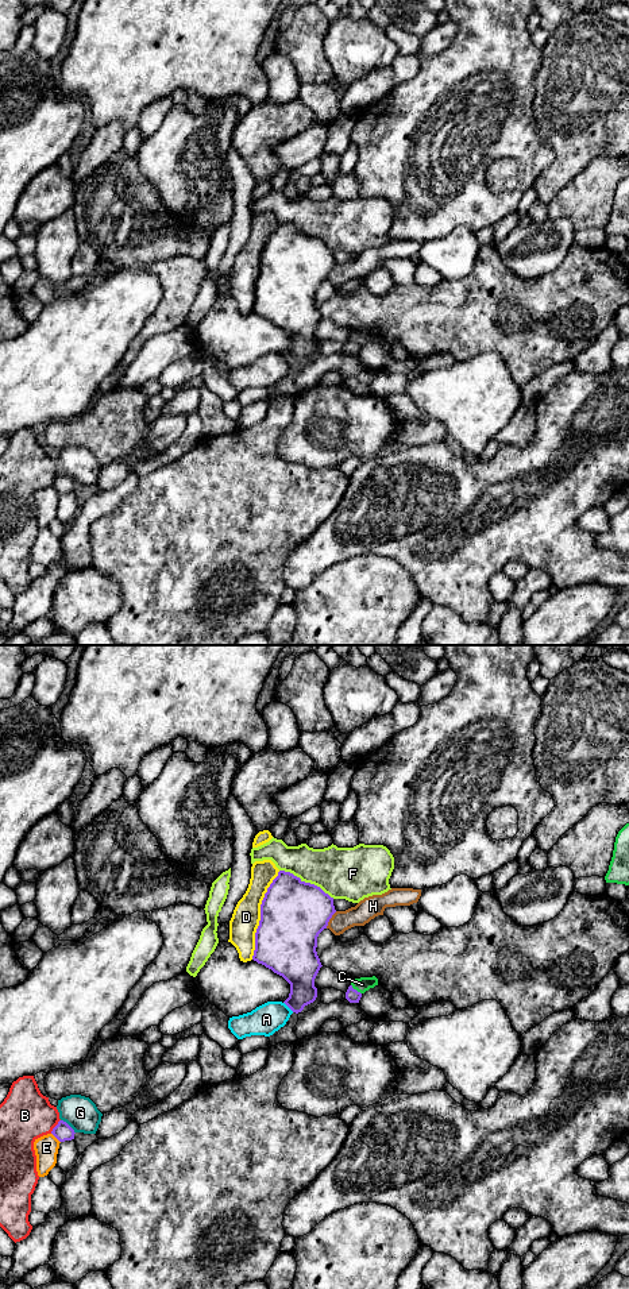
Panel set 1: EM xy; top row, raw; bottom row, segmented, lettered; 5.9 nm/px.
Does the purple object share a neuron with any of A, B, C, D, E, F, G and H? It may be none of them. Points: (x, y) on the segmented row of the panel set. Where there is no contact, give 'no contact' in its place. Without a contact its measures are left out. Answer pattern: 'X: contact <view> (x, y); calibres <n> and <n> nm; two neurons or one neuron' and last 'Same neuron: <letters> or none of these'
A: contact xy (289, 1007); calibres 220 and 180 nm; two neurons
B: contact xy (56, 1126); calibres 110 and 300 nm; two neurons
C: contact xy (355, 990); calibres 80 and 90 nm; two neurons
D: contact xy (261, 915); calibres 400 and 170 nm; two neurons
E: contact xy (56, 1137); calibres 110 and 140 nm; two neurons
F: contact xy (307, 883); calibres 400 and 300 nm; two neurons
G: contact xy (69, 1126); calibres 110 and 200 nm; two neurons
H: contact xy (330, 918); calibres 400 and 130 nm; two neurons
Same neuron: none of these

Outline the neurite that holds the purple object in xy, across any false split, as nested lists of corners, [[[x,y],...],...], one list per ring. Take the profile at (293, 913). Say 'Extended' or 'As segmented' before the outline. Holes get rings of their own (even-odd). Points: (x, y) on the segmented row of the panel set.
As segmented. [[[285,871],[278,872],[262,900],[252,960],[282,976],[290,984],[289,997],[283,1003],[296,1014],[317,997],[314,979],[323,966],[316,952],[317,937],[327,929],[335,912],[333,898],[320,887],[305,883]]]

